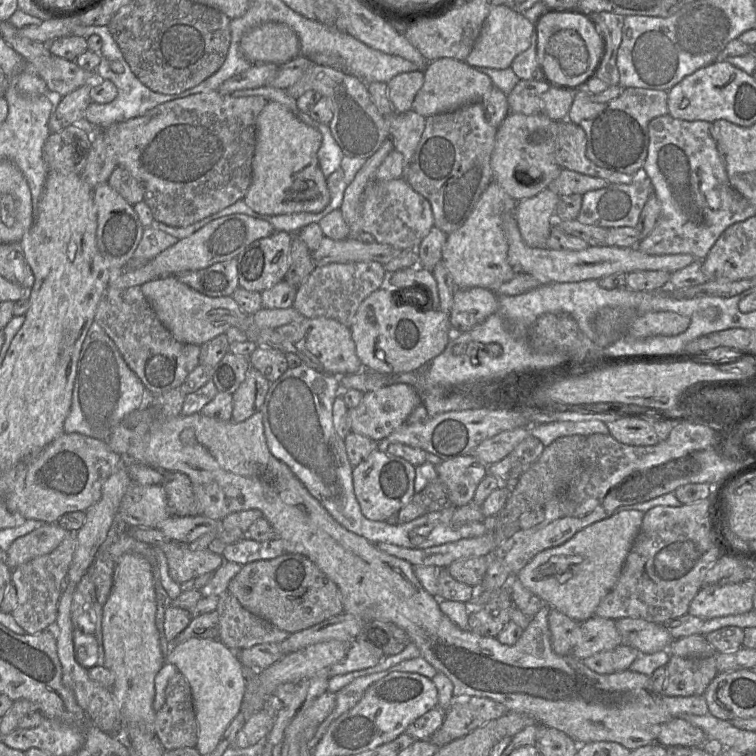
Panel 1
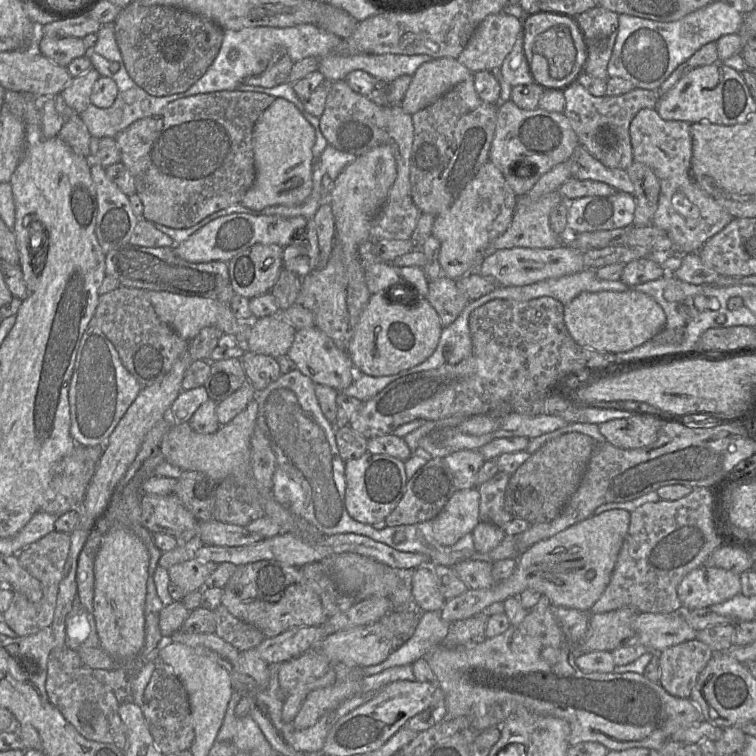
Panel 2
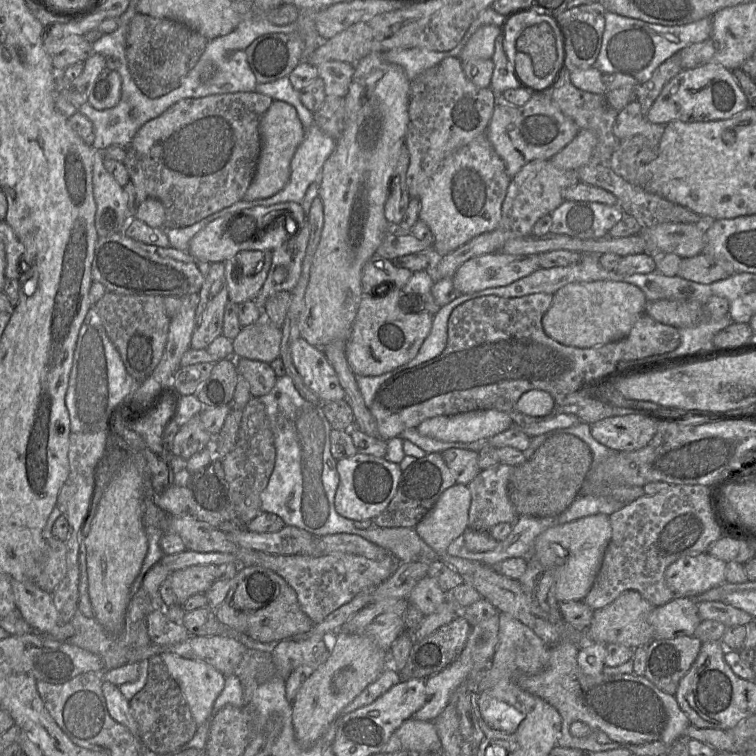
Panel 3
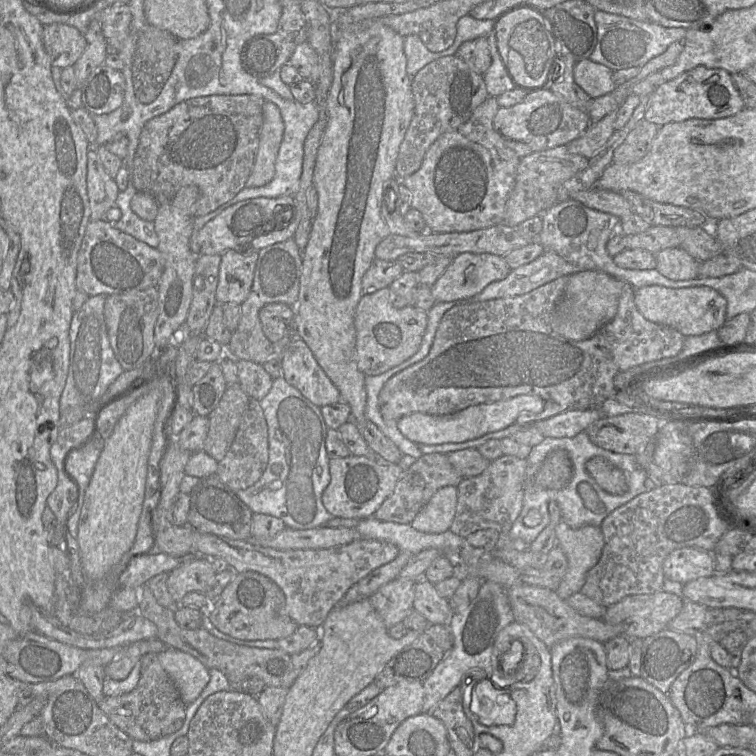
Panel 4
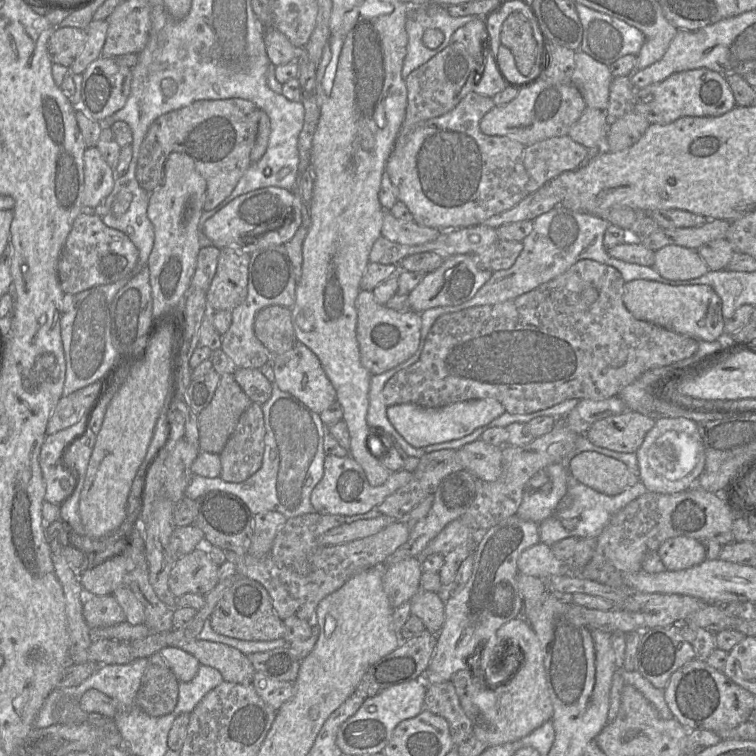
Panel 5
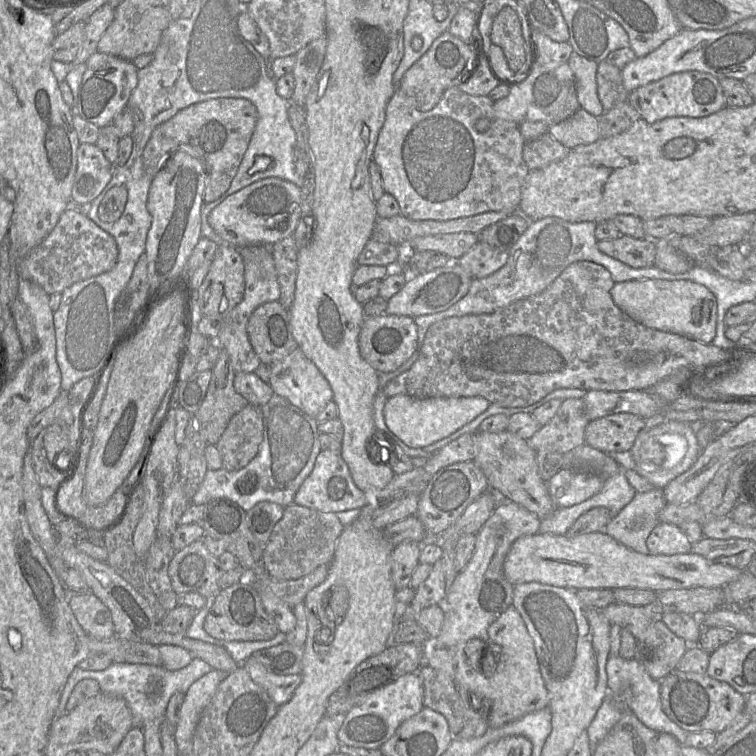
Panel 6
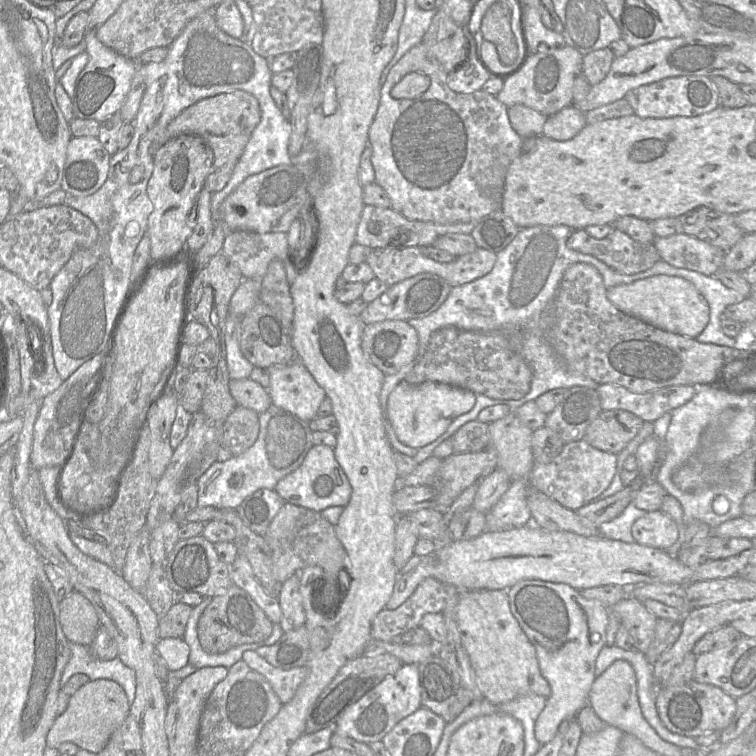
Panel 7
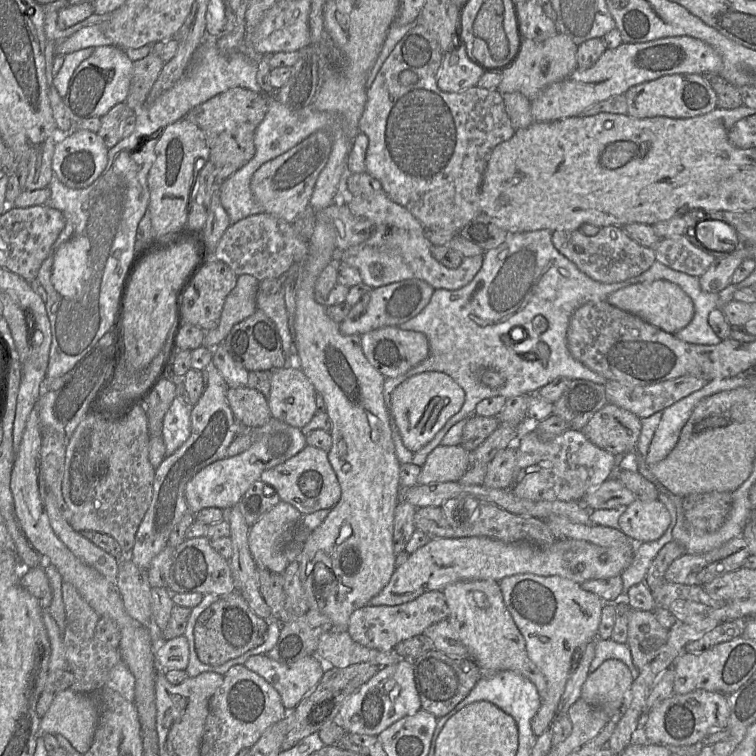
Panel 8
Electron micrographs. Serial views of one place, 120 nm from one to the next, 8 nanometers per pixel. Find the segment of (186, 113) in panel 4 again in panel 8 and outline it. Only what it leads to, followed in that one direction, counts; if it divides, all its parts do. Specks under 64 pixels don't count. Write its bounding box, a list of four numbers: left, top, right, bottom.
[185,87,269,183]

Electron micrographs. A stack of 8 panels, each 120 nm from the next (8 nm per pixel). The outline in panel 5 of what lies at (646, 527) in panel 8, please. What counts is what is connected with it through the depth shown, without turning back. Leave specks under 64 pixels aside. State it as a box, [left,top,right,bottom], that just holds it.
[657,536,707,571]

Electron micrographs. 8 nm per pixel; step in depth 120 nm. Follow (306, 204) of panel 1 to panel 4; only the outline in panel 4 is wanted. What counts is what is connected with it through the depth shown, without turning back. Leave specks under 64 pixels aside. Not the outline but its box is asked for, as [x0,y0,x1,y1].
[246,101,284,187]

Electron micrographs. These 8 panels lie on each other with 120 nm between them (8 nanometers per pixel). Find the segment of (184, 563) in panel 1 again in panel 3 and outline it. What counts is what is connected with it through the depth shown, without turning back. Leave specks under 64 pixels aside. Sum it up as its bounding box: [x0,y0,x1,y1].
[171,565,215,606]

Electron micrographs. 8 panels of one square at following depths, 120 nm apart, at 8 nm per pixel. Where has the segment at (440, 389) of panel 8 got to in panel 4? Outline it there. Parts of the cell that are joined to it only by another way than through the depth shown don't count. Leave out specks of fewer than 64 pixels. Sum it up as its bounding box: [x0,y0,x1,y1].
[397,395,544,444]

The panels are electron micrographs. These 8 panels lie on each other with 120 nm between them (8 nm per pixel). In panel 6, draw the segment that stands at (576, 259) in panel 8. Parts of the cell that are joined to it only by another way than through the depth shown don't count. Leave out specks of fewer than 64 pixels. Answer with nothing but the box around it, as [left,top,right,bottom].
[597,235,656,268]

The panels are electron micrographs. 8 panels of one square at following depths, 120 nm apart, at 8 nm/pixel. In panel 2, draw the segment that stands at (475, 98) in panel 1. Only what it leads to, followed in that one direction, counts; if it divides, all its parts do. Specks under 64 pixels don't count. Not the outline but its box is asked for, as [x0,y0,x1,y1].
[401,58,473,114]

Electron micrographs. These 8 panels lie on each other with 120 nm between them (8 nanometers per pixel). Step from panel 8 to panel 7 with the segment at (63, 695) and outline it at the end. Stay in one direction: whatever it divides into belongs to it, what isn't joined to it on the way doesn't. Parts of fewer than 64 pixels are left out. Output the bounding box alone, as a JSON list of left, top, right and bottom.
[46,679,130,754]

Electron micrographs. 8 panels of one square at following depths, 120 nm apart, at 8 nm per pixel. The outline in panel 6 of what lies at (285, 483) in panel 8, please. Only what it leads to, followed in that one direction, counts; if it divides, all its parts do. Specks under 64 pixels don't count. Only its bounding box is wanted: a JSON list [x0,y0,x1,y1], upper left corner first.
[294,450,367,512]

